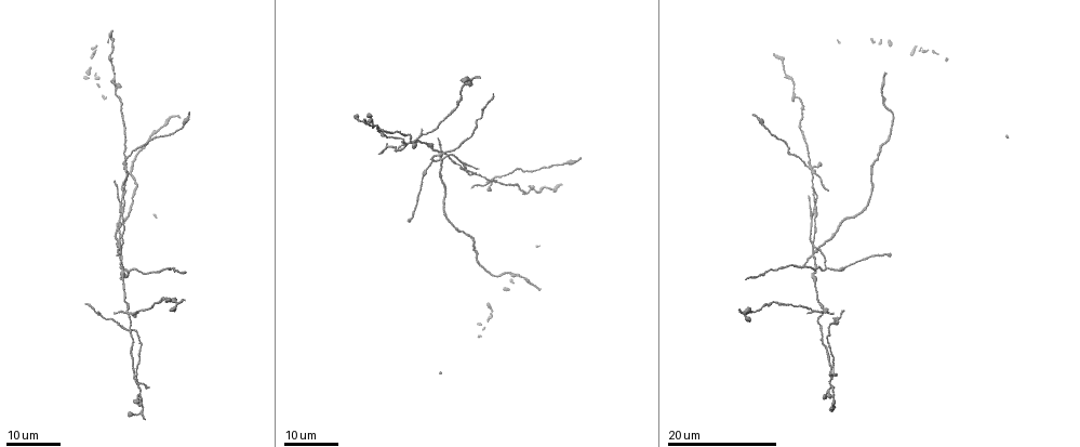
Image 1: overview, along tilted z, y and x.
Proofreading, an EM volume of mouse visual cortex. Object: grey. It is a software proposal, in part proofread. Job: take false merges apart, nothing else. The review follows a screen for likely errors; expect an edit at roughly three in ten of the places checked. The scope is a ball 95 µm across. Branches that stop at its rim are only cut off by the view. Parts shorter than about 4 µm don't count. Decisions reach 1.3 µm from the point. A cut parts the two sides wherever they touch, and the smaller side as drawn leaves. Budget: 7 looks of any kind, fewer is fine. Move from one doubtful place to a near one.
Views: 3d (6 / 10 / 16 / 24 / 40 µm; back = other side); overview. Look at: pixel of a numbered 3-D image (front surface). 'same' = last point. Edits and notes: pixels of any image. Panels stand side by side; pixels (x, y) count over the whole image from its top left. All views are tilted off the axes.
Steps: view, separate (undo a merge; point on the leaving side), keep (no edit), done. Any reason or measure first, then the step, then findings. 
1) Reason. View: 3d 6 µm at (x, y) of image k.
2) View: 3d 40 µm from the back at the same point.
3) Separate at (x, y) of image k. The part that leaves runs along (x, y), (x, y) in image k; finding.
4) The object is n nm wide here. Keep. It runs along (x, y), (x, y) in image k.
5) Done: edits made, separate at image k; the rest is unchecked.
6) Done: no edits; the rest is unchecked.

Arms run side by side. View: 3d 24 µm at (131, 314) of image 1.

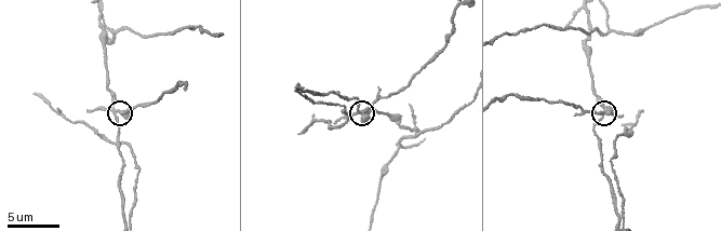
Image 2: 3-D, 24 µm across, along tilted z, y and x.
Zoom in. View: 3d 10 µm at (361, 110) of image 2.

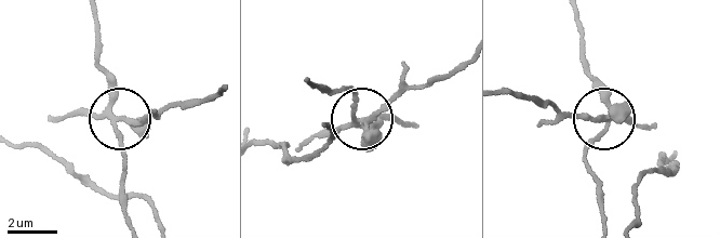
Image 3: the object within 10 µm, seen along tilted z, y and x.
From behind. View: 3d 10 µm from the back at (365, 124) of image 3.

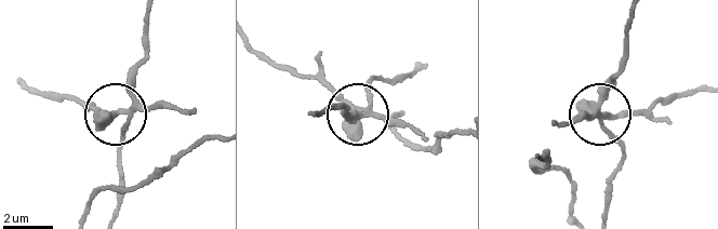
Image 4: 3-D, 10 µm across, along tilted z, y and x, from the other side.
The object is 300 nm wide here. Separate at (98, 122) of image 4. The part that leaves runs along (600, 112), (699, 89) in image 4; a second neuron is stuck on.

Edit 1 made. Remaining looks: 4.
Looks like a crossing. View: 3d 16 µm at (816, 252) of image 1.

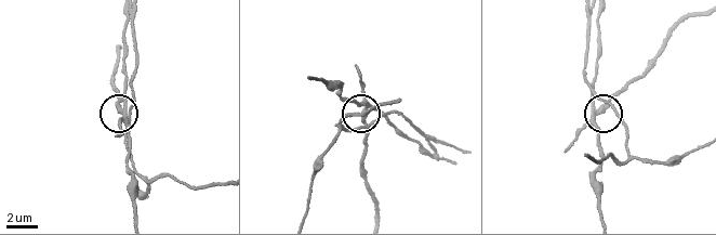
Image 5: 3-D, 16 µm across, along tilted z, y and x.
View: 3d 10 µm at (601, 110) of image 5.

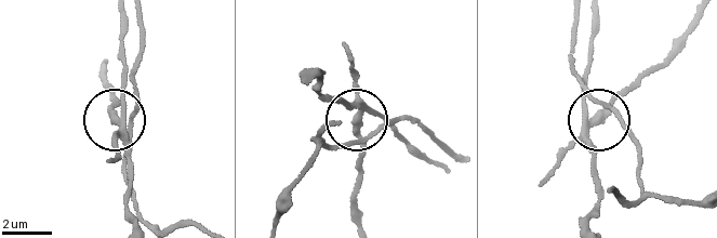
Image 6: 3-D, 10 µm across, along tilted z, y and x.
Separate at (353, 132) of image 6. The part that leaves runs along (586, 131), (621, 88), (664, 57), (689, 22) in image 6; two neurons meet here.

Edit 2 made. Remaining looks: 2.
Two arms in line, one across. View: 3d 24 µm at (121, 204) of image 1.

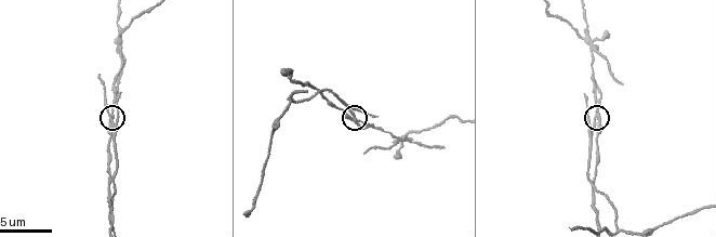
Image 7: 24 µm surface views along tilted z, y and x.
View: 3d 6 µm at (110, 117) of image 7.

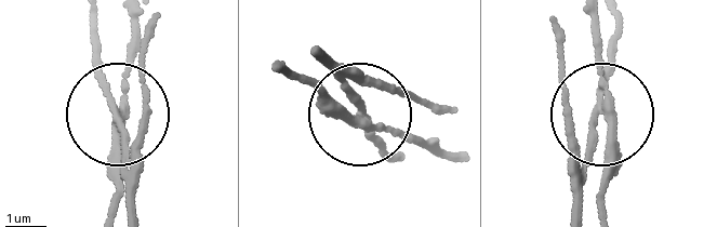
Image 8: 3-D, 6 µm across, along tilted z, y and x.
Separate at (144, 124) of image 8. The part that leaves runs along (115, 106), (128, 211) in image 8; two neurons meet here.

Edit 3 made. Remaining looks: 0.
Done: edits made, separate at image 4, separate at image 6, separate at image 8; the rest is unchecked.

